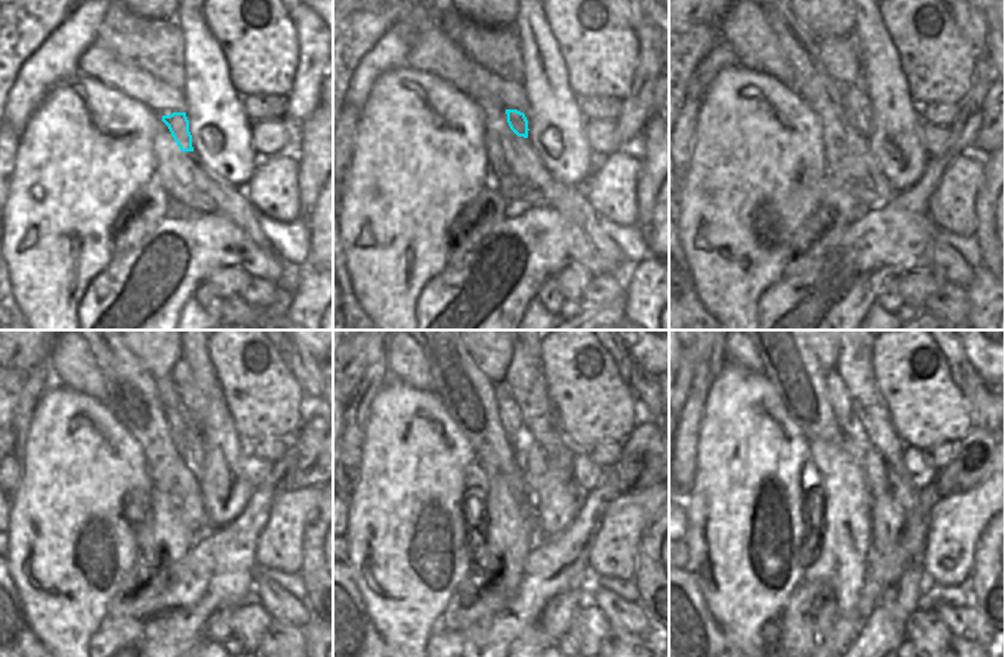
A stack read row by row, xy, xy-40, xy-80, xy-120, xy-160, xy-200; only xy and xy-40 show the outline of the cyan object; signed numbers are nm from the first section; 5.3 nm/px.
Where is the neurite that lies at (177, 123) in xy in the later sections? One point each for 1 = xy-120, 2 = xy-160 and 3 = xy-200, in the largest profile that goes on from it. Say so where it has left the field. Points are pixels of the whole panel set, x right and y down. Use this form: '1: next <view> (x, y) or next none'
1: next xy-120 (177, 422)
2: next xy-160 (509, 414)
3: next xy-200 (839, 398)

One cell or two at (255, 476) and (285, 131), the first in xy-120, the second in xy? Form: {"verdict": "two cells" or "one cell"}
{"verdict": "one cell"}

